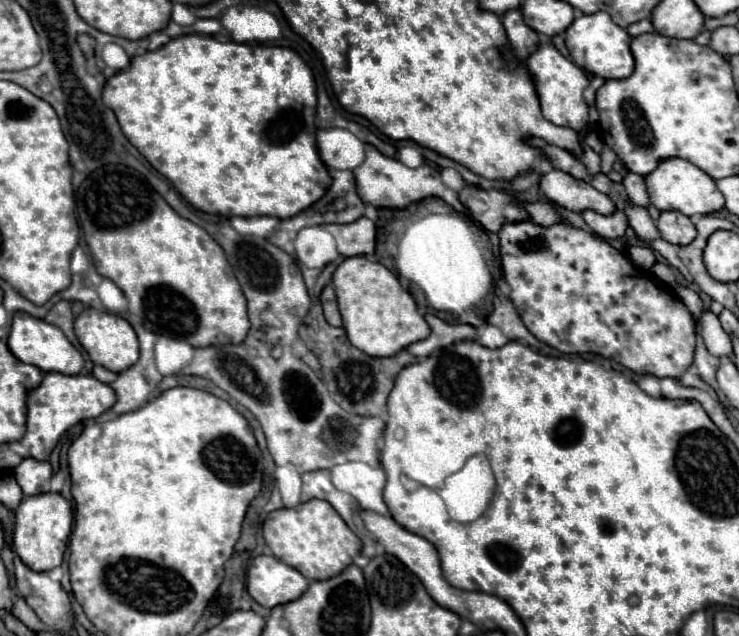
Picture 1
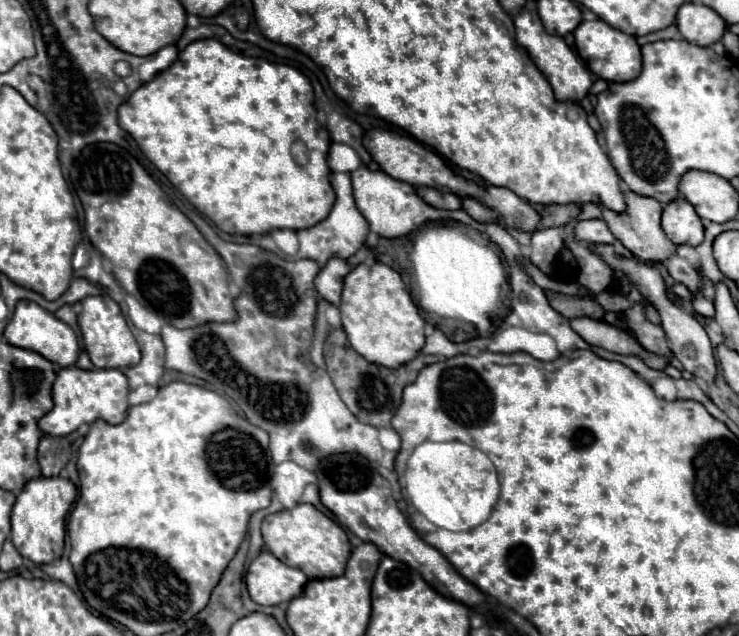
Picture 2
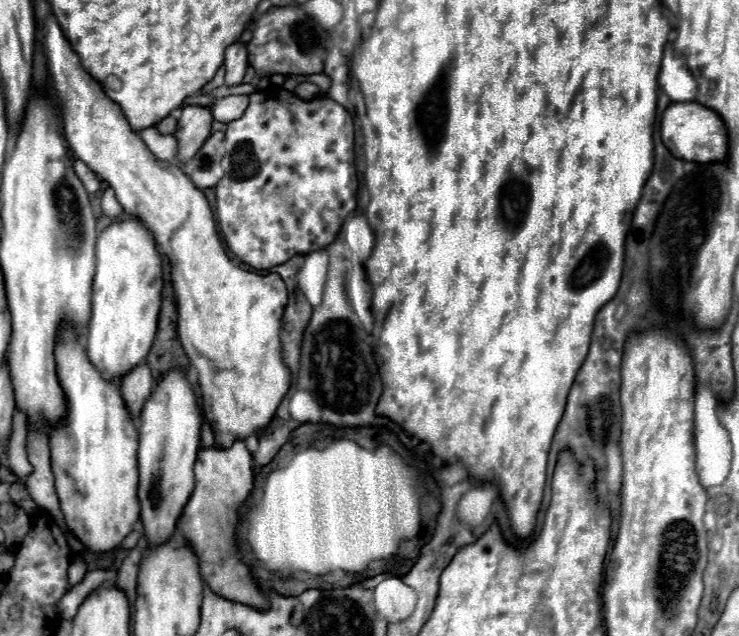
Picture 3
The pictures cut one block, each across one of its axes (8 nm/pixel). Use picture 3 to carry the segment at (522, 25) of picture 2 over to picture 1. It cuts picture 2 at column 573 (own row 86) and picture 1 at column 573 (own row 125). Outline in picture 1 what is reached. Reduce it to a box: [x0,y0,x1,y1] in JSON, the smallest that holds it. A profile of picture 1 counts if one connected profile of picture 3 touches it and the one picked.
[526,40,588,130]

